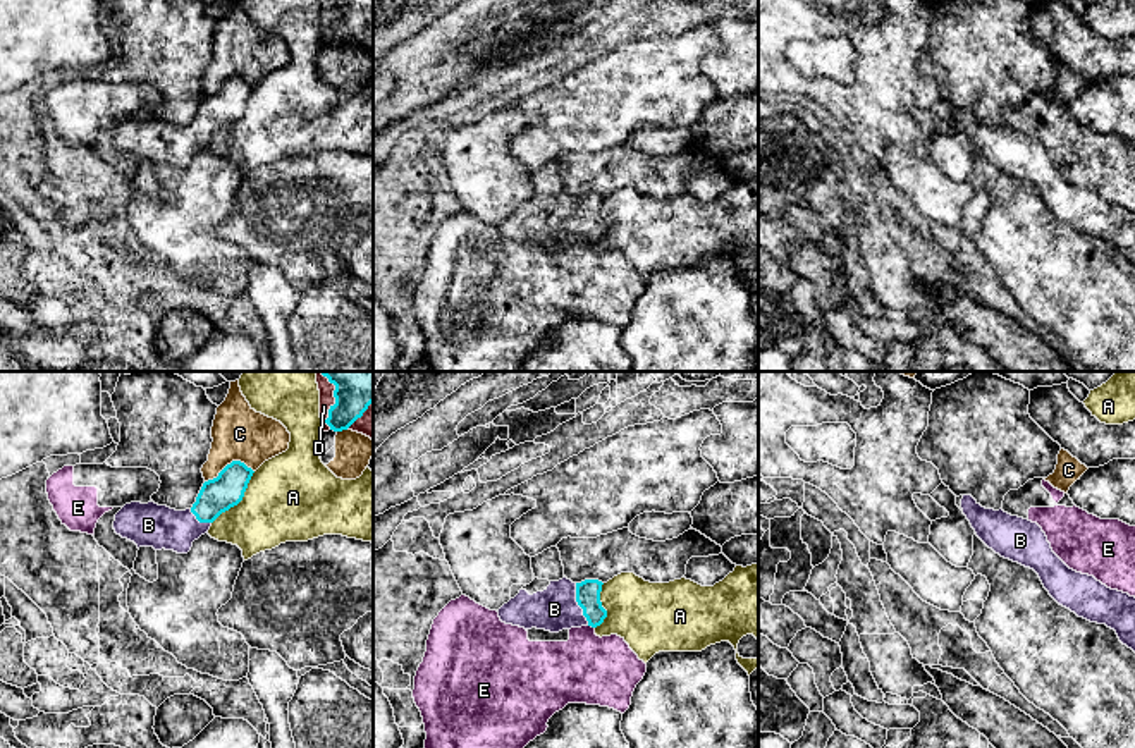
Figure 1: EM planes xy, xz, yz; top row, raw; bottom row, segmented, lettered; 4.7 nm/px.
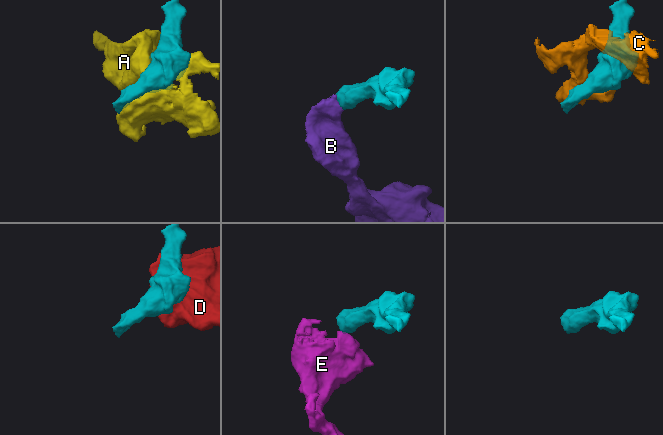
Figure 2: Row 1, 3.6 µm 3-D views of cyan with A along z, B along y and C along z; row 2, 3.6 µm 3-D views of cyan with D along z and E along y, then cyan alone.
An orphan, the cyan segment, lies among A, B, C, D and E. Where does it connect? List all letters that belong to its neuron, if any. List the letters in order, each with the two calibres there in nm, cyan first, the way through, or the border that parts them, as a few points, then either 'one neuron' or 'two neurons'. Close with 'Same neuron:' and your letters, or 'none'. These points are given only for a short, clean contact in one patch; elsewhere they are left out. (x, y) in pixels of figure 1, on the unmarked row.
A: 160/420 nm | two neurons
B: 110/200 nm | across xz (587, 207), (578, 219), (564, 219), (554, 224) | one neuron
C: 160/260 nm | two neurons
D: 160/70 nm | two neurons
E: 110/320 nm | along xz (588, 239), (594, 243) | two neurons
Same neuron: B

